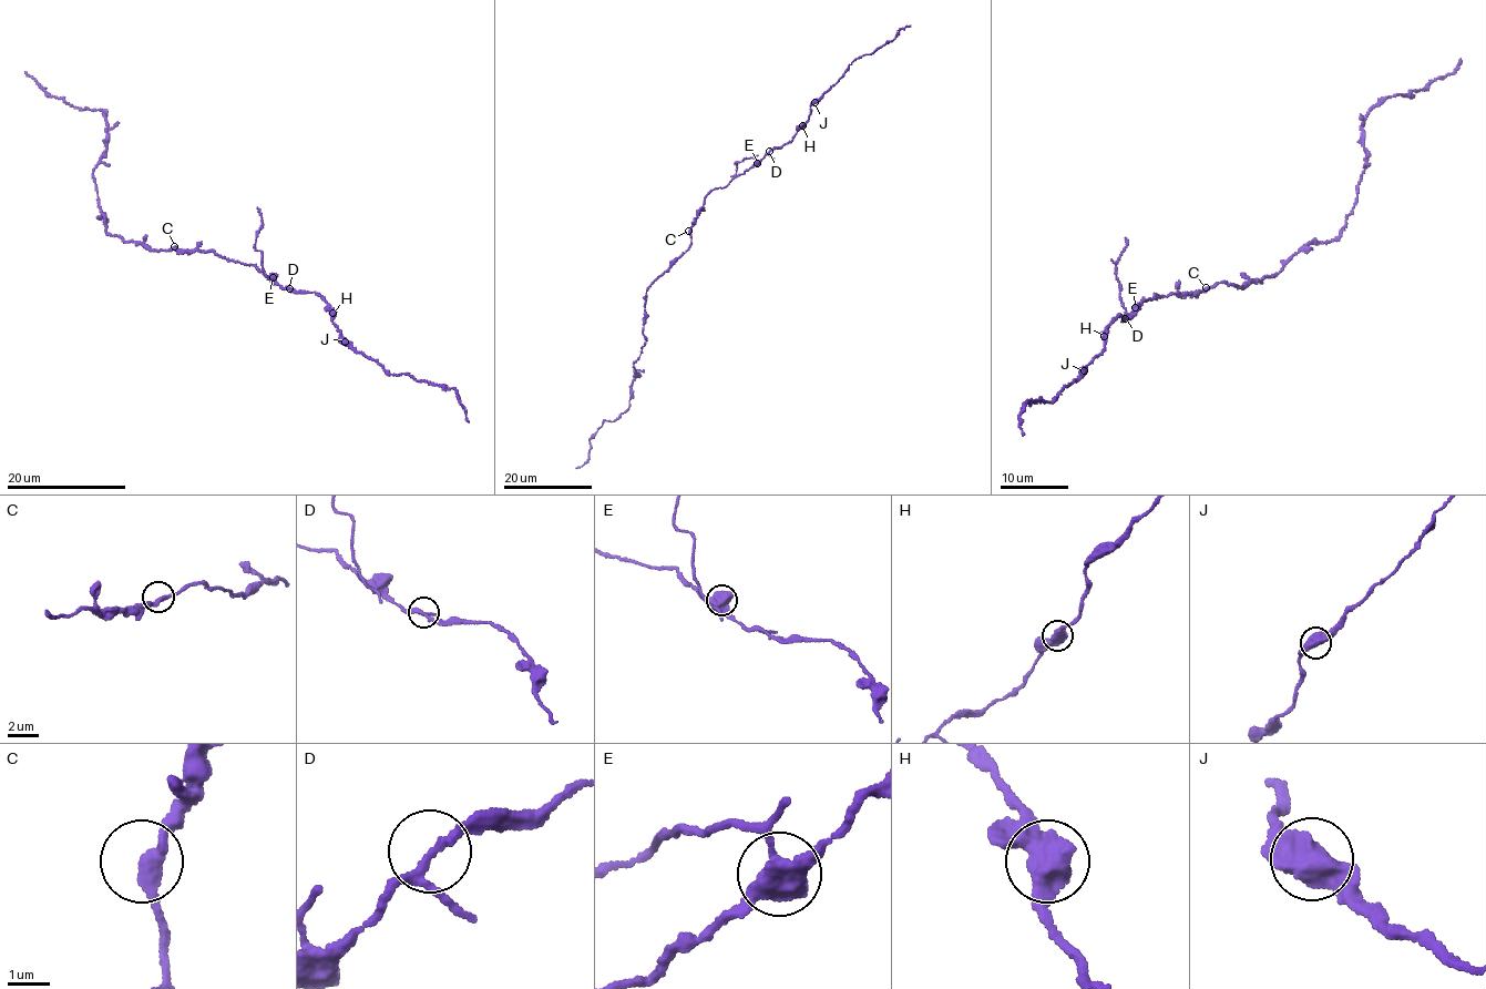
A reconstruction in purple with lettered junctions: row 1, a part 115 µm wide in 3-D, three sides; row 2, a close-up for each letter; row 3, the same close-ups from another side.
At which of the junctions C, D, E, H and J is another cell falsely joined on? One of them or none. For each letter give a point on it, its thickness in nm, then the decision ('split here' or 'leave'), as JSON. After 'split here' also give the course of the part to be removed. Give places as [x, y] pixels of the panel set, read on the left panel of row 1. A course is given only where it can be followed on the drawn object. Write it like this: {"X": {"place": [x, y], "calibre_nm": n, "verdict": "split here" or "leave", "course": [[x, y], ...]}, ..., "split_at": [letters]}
{"C": {"place": [174, 246], "calibre_nm": 280, "verdict": "leave"}, "D": {"place": [289, 288], "calibre_nm": 190, "verdict": "leave"}, "E": {"place": [273, 277], "calibre_nm": 550, "verdict": "split here", "course": [[273, 277], [267, 277], [263, 266], [263, 253], [255, 247], [256, 233], [263, 223], [257, 207]]}, "H": {"place": [332, 313], "calibre_nm": 600, "verdict": "leave"}, "J": {"place": [345, 342], "calibre_nm": 480, "verdict": "leave"}, "split_at": ["E"]}

